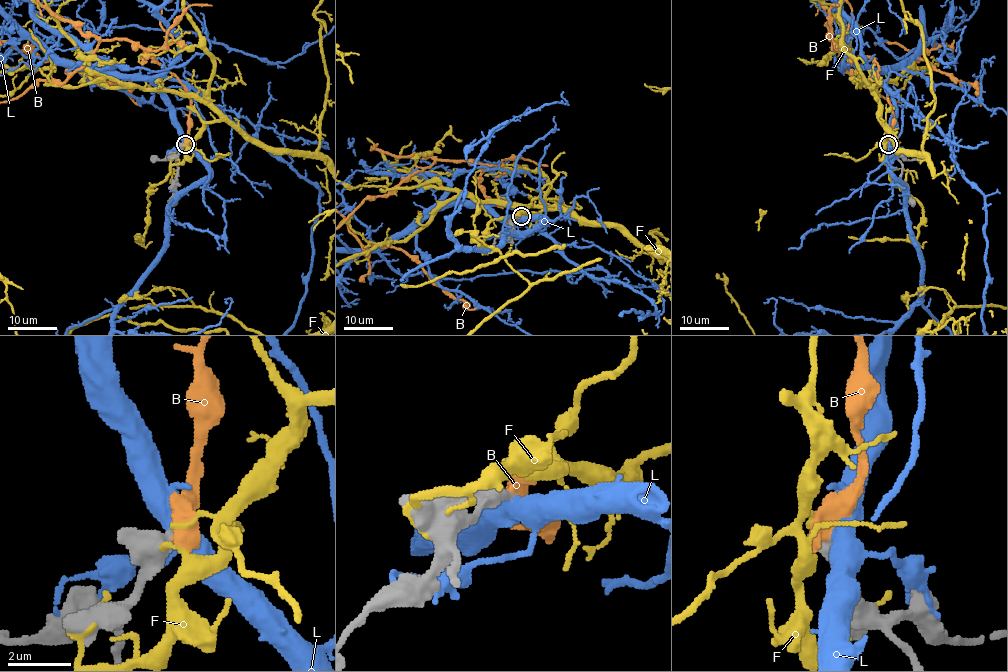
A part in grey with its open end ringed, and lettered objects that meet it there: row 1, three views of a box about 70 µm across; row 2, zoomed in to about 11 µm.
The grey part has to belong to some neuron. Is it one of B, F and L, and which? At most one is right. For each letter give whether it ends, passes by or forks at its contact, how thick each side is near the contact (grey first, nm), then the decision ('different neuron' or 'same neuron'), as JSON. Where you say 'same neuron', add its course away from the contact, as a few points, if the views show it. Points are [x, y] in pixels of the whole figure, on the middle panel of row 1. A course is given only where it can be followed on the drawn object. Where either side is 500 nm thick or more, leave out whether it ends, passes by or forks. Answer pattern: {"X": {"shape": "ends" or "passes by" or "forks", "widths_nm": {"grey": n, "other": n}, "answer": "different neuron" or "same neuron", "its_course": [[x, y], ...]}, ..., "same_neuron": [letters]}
{"B": {"widths_nm": {"grey": 600, "other": 650}, "answer": "same neuron"}, "F": {"widths_nm": {"grey": 500, "other": 130}, "answer": "different neuron"}, "L": {"widths_nm": {"grey": 600, "other": 550}, "answer": "different neuron"}, "same_neuron": ["B"]}

